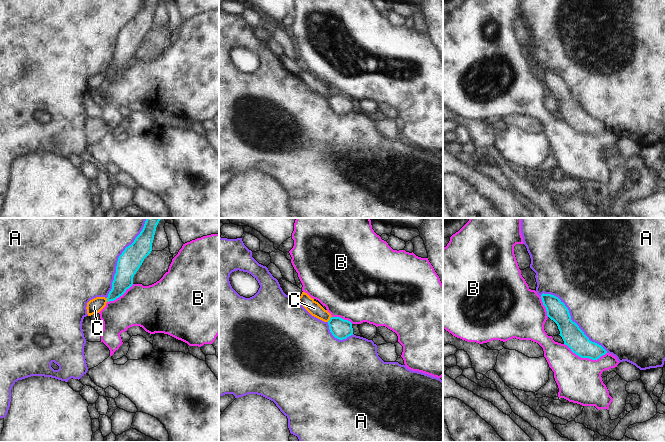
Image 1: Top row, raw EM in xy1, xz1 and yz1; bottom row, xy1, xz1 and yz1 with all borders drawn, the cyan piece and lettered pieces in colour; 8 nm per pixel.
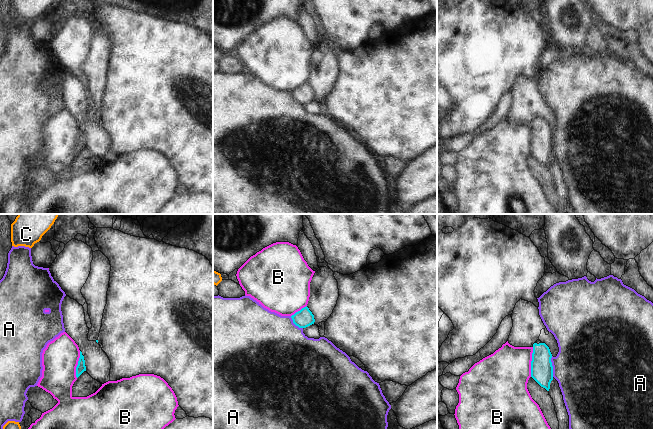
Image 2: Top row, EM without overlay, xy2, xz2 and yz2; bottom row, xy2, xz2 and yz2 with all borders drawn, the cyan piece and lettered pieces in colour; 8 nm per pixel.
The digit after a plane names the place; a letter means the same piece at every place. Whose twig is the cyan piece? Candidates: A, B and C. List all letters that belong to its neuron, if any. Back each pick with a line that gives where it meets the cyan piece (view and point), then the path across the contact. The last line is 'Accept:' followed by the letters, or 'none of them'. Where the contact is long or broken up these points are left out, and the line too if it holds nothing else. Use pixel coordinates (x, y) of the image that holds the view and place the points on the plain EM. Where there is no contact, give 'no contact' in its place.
Accept: none of them

